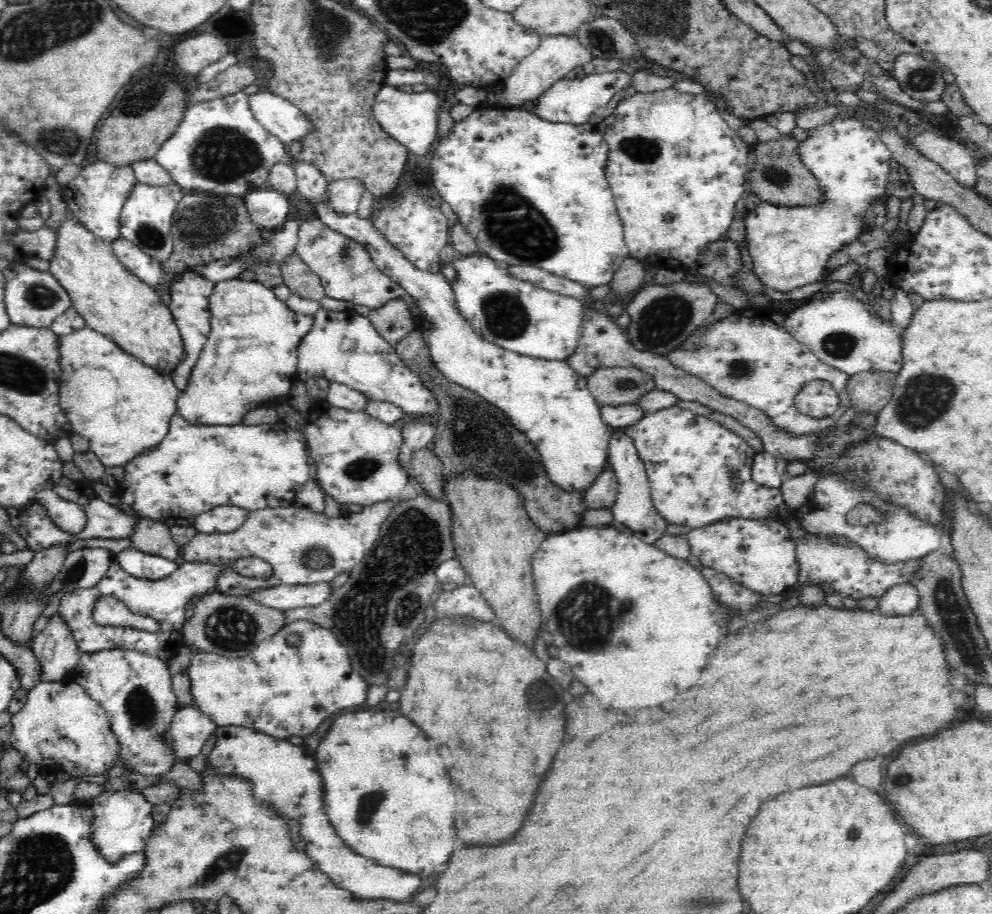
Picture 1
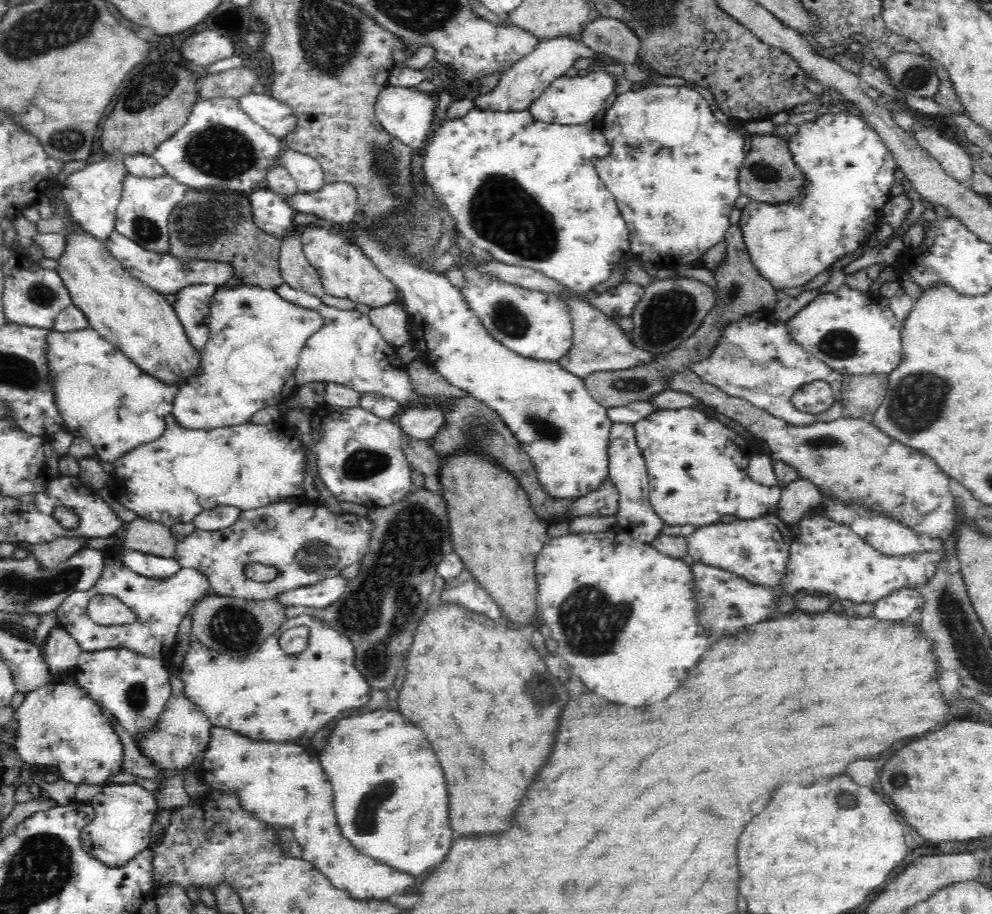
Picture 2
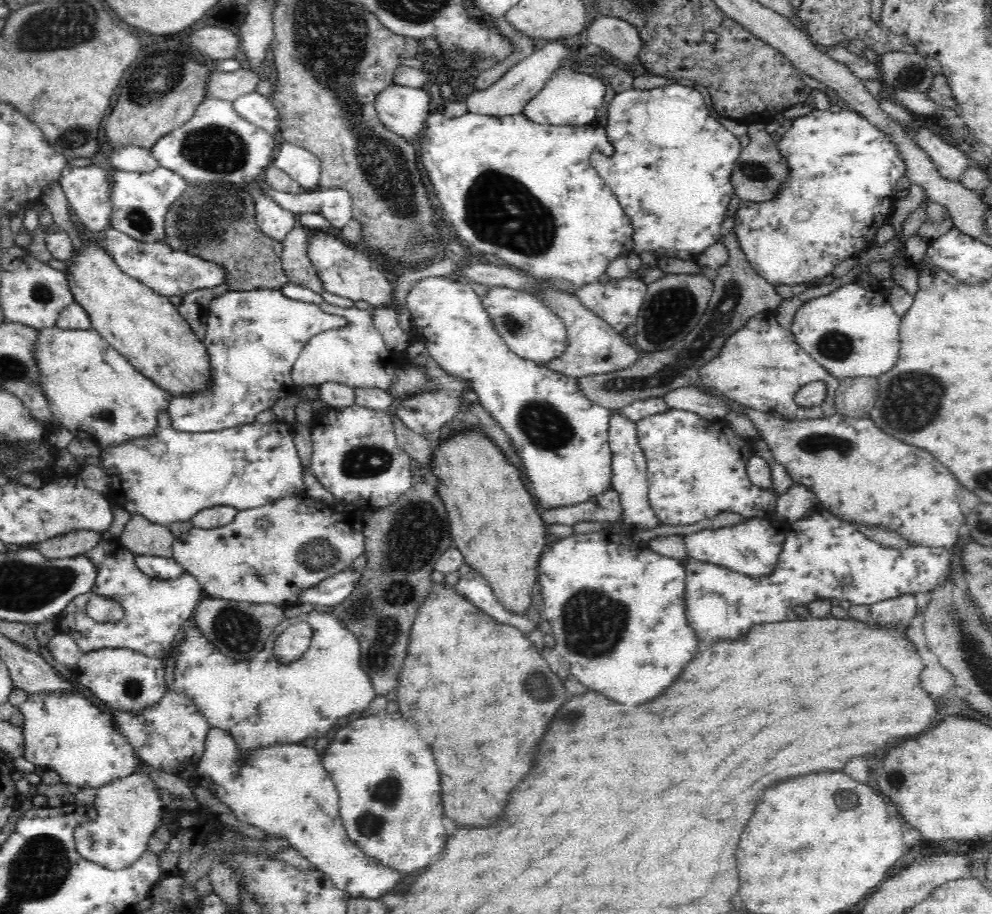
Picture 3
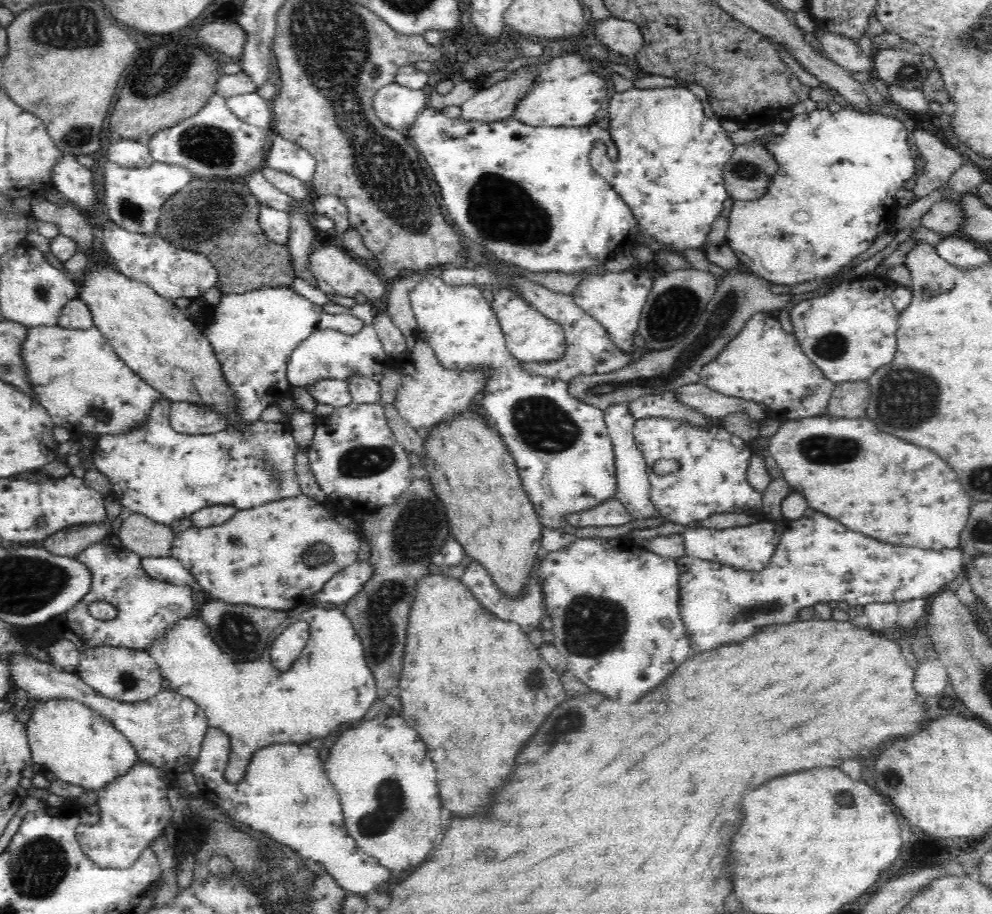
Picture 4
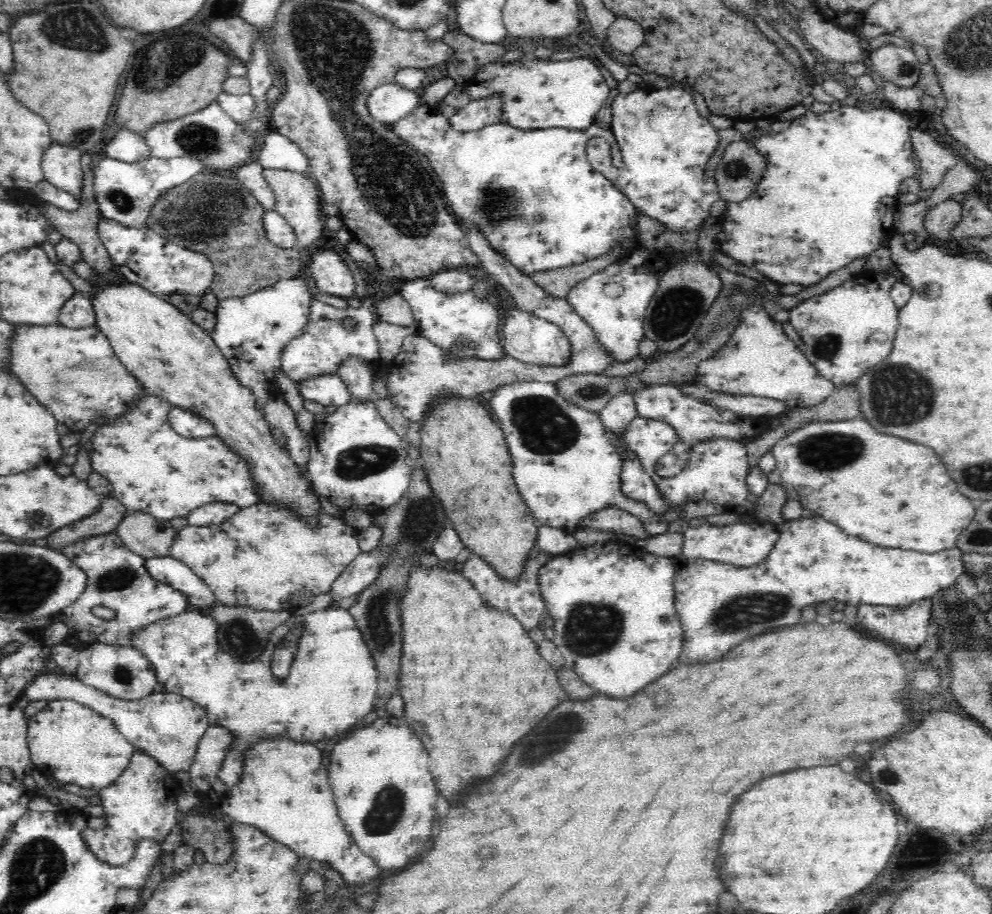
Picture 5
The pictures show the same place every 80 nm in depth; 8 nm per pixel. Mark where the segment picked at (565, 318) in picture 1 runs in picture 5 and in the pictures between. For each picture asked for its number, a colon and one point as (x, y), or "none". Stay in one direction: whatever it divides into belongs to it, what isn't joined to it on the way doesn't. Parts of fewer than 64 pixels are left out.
2: (538, 325)
3: (533, 331)
4: (531, 336)
5: (527, 338)

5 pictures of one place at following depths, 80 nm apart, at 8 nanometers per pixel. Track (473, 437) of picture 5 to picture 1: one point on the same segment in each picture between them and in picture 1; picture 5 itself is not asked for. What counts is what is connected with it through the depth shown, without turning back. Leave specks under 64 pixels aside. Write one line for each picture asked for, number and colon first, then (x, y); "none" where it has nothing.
1: (494, 539)
2: (494, 531)
3: (494, 523)
4: (490, 515)

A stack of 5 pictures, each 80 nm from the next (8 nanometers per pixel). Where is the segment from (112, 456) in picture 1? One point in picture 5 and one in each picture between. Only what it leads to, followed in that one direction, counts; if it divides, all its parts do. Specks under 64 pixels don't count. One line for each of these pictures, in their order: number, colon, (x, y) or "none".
2: (103, 396)
3: (93, 391)
4: (79, 378)
5: (74, 373)

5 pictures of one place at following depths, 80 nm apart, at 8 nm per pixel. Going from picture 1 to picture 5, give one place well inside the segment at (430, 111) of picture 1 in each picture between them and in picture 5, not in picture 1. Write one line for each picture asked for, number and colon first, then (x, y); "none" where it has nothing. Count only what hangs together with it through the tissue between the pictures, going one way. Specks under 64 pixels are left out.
2: (409, 115)
3: (403, 110)
4: (397, 106)
5: (389, 103)

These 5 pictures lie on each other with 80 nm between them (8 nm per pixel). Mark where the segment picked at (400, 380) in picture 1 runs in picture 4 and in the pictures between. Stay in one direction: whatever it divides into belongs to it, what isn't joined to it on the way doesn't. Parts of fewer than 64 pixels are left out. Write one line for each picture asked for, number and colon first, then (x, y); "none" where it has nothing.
2: (348, 349)
3: (356, 355)
4: (327, 354)

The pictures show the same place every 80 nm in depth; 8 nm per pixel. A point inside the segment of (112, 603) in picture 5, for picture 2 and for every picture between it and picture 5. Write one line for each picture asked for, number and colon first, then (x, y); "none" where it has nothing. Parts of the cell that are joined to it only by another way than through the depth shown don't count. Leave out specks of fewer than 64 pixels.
2: (160, 605)
3: (155, 609)
4: (147, 608)

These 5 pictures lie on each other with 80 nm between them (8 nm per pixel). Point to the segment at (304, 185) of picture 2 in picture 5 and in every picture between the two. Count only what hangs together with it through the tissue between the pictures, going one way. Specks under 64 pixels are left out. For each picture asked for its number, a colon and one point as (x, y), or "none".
3: (301, 165)
4: (283, 155)
5: (275, 151)

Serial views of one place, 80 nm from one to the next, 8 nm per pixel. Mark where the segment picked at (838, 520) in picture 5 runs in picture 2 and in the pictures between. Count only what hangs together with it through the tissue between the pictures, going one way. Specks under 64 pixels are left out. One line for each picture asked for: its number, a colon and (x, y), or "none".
2: (849, 458)
3: (859, 472)
4: (873, 482)

